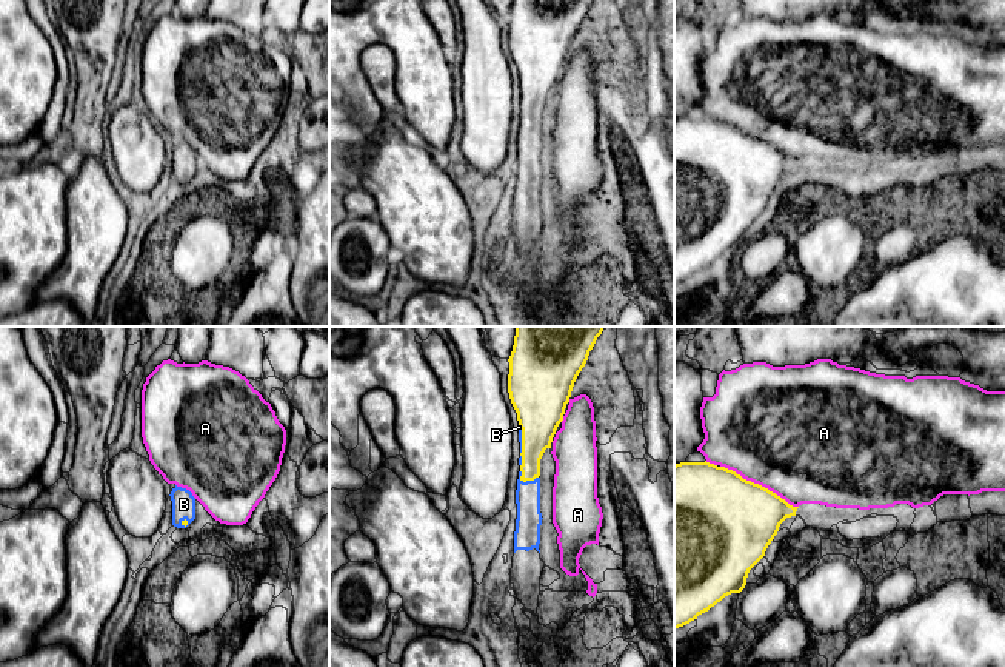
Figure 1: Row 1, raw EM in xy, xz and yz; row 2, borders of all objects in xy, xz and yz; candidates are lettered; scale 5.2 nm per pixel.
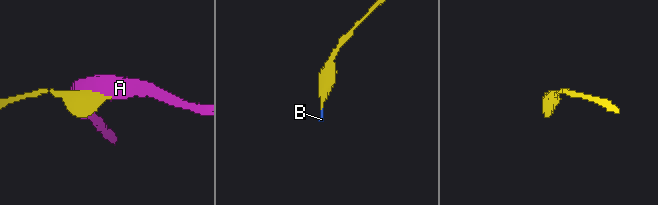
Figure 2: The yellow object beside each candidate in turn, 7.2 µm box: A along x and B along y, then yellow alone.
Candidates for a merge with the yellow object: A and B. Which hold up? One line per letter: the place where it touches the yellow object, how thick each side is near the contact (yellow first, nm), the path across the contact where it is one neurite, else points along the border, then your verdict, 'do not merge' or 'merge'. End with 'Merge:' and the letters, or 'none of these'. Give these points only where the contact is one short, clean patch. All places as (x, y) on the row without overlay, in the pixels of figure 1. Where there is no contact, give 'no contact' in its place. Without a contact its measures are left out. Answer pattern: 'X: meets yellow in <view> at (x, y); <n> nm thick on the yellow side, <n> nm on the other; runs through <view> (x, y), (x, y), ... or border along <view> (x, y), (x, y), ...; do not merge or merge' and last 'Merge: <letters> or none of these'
A: meets yellow in yz at (757, 139); 480 nm thick on the yellow side, 500 nm on the other; do not merge
B: meets yellow in xz at (528, 134); 170 nm thick on the yellow side, 130 nm on the other; runs through xz (537, 88), (530, 110), (528, 134), (528, 176); merge
Merge: B

